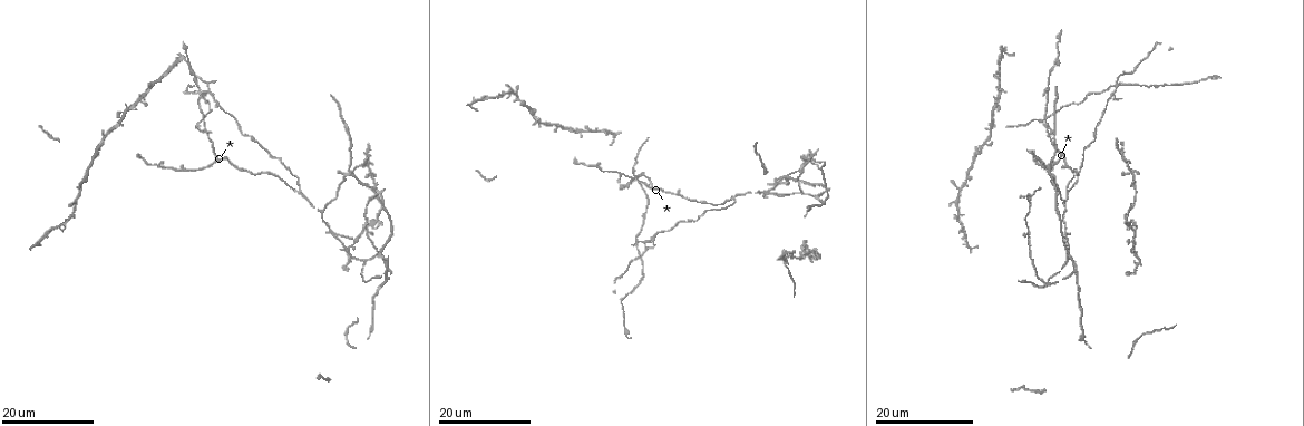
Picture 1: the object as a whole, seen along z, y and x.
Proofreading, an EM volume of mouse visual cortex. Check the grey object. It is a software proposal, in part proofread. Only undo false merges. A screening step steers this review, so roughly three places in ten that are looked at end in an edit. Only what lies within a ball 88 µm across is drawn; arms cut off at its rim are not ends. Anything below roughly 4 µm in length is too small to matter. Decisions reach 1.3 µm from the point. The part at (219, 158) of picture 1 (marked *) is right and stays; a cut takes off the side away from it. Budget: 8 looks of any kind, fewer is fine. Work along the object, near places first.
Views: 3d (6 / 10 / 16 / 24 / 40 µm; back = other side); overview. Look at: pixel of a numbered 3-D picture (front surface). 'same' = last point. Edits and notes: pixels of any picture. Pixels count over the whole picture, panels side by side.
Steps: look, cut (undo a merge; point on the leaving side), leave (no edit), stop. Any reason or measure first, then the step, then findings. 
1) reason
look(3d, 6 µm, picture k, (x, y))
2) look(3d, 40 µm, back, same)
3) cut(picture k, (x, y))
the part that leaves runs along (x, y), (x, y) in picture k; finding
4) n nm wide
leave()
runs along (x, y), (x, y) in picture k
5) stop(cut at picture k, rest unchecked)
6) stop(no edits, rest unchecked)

a fork
look(3d, 16 µm, picture 1, (1065, 189))

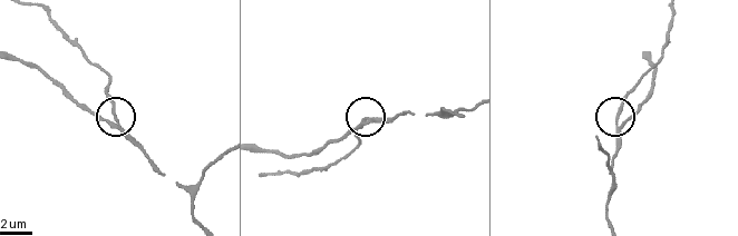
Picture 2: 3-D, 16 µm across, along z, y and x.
look(3d, 10 µm, picture 2, (115, 122))

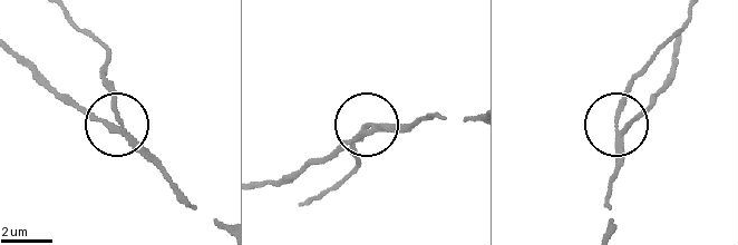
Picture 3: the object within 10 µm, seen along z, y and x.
cut(picture 3, (116, 97))
the part that leaves runs along (127, 131), (104, 70), (106, 51), (69, 19) in picture 3; a second neuron is stuck on

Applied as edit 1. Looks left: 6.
looks like a crossing
look(3d, 24 µm, picture 1, (349, 170))

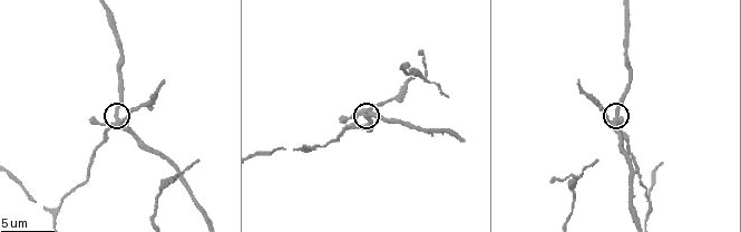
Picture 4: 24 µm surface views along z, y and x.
look(3d, 10 µm, picture 4, (616, 116))

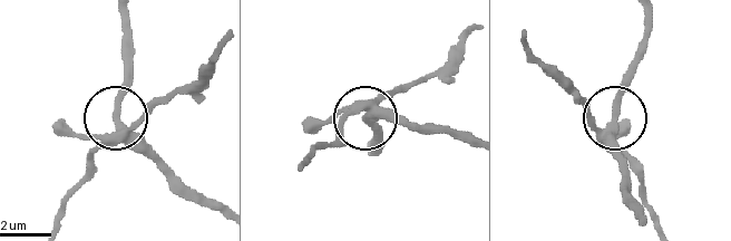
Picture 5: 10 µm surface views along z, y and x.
4 arms
leave()
runs along (57, 223), (87, 160), (115, 127), (124, 46) in picture 5; one neuron here

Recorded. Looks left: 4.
three-way junction
look(3d, 16 µm, picture 1, (1135, 240))

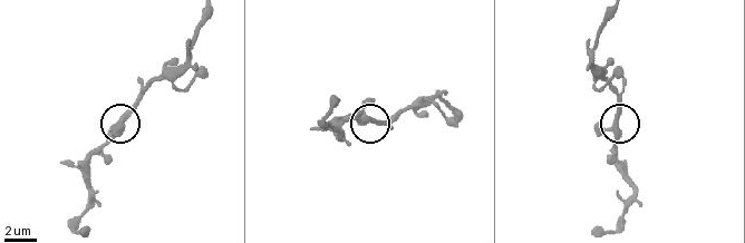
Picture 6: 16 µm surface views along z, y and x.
look(3d, 6 µm, picture 6, (615, 127))

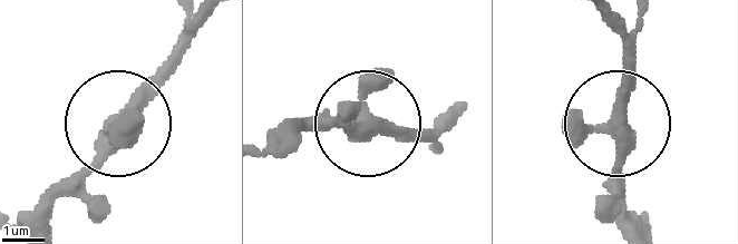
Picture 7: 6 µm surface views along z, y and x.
leave()
one neuron here

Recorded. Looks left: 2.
three arms meet
look(3d, 16 µm, picture 1, (986, 145))

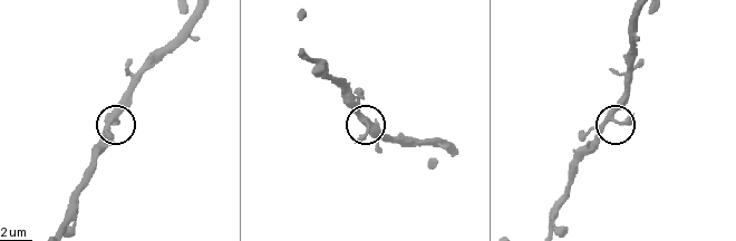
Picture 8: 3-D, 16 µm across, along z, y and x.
look(3d, 6 µm, picture 8, (611, 118))

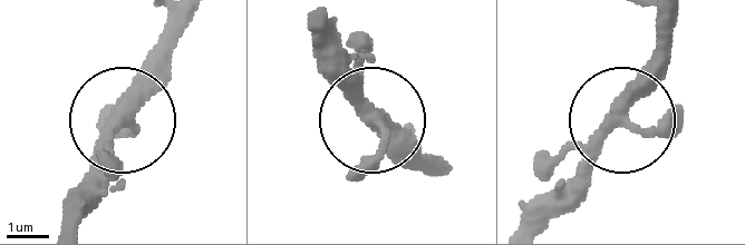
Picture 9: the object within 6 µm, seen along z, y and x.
side arm 22 µm
leave()
runs along (671, 22), (658, 75), (593, 160), (587, 199) in picture 9; continuous, no second neuron

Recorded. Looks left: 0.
stop(cut at picture 3, rest unchecked)

